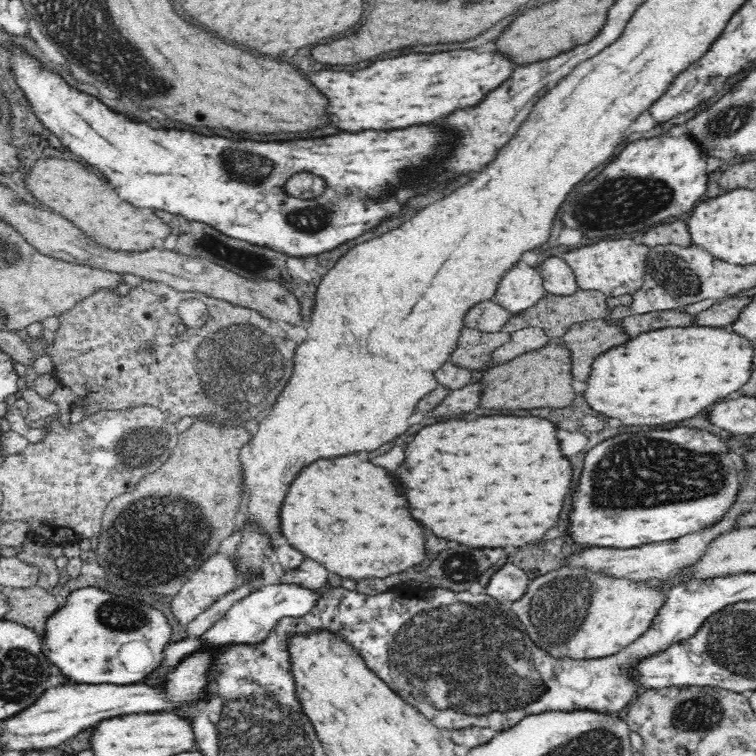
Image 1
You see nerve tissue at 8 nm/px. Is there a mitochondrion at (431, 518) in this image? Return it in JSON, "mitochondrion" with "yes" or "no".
{"mitochondrion":"no"}

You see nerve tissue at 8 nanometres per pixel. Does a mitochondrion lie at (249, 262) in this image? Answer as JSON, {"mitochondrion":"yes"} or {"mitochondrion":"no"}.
{"mitochondrion":"yes"}

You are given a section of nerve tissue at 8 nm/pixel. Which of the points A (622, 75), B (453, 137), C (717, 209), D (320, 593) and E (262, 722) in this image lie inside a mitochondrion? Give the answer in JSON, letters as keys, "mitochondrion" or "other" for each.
{"A":"other","B":"other","C":"other","D":"other","E":"mitochondrion"}

